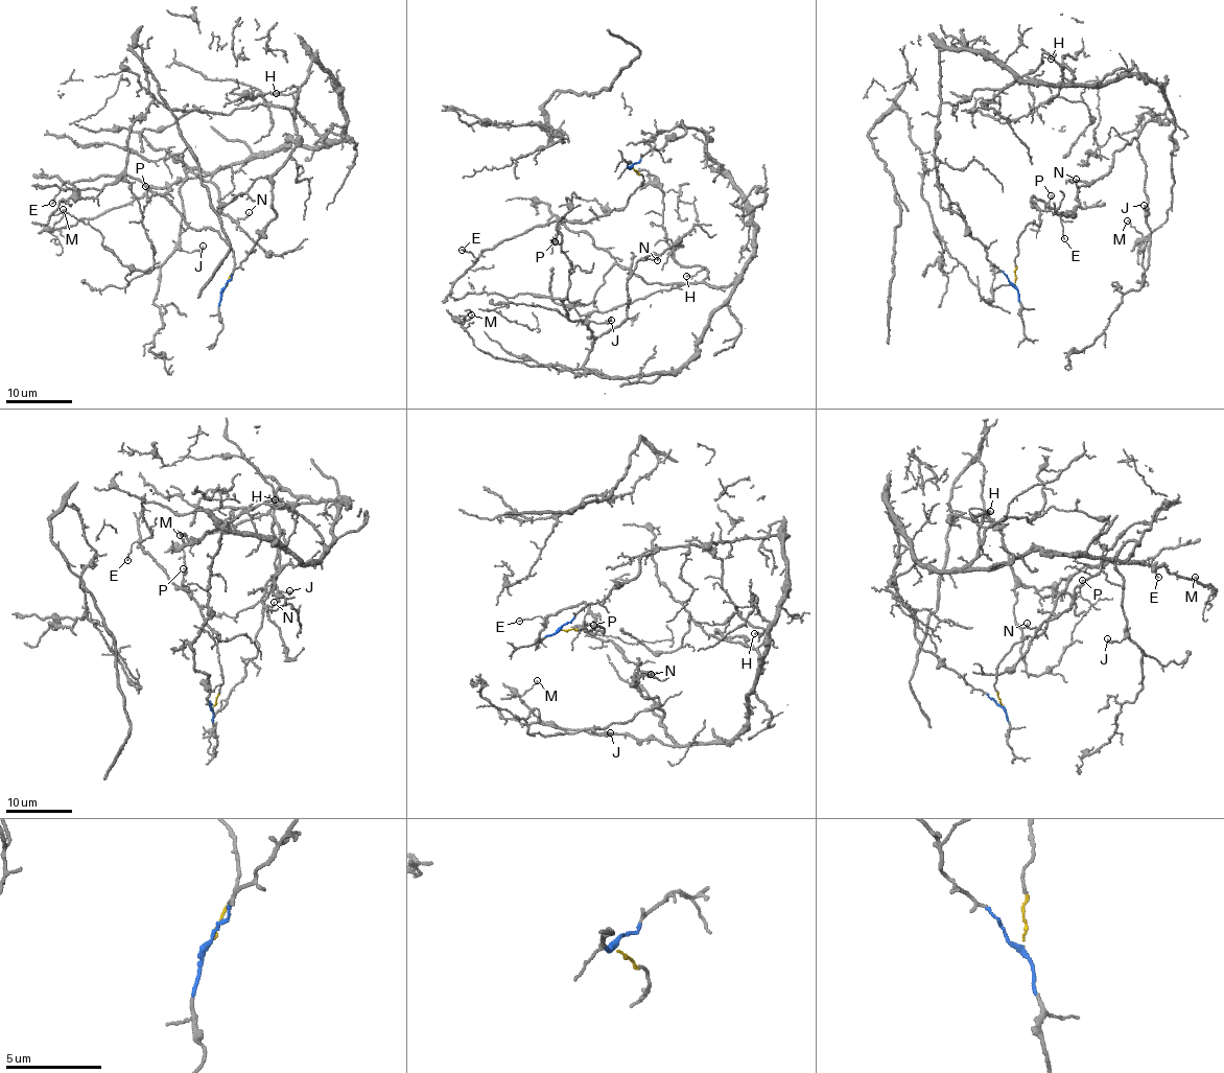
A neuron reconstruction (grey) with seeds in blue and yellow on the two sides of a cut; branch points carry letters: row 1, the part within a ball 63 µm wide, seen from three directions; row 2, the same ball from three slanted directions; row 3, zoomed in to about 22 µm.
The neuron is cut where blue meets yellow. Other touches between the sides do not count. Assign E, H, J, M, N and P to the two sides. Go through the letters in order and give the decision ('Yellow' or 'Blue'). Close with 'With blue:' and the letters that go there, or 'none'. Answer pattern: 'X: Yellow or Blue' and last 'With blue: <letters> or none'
E: Yellow
H: Blue
J: Blue
M: Blue
N: Blue
P: Yellow
With blue: H, J, M, N

